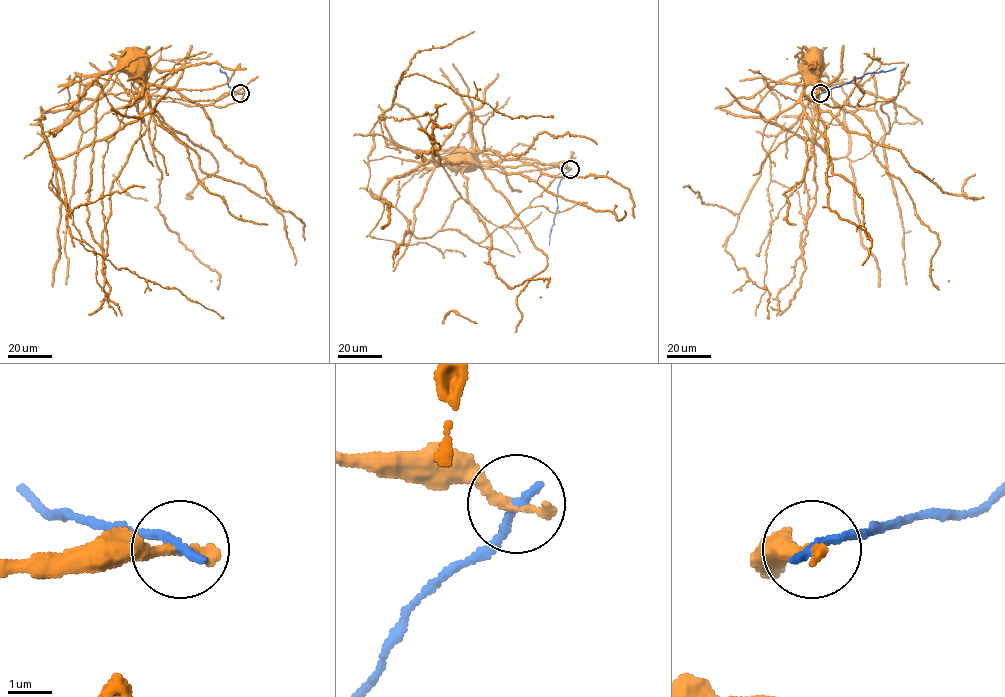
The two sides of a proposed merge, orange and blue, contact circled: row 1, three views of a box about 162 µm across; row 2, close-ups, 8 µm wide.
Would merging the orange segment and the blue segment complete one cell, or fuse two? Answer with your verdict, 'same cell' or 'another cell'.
another cell

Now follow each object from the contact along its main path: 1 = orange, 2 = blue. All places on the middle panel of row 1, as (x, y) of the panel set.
1: (570, 169), (501, 159), (495, 154), (475, 151), (461, 153), (453, 158)
2: (570, 169), (557, 188), (558, 208), (549, 245)

